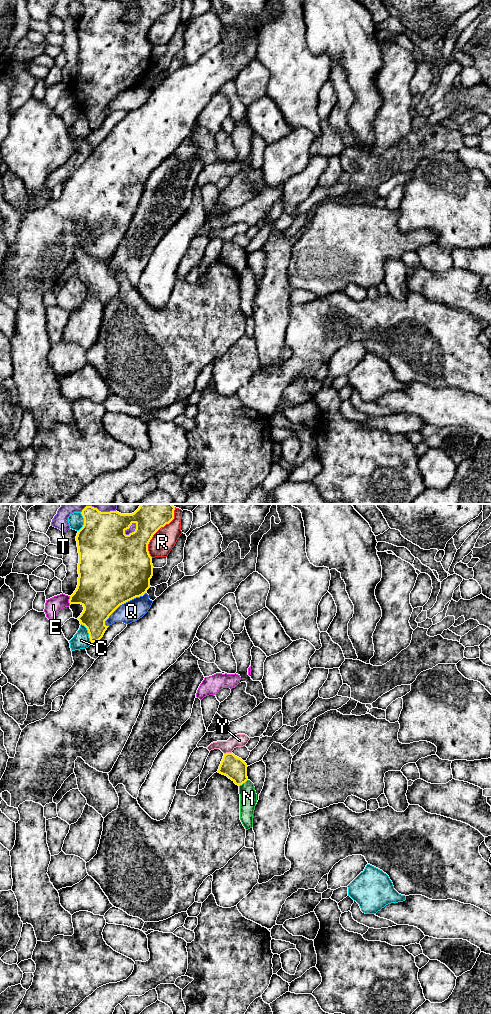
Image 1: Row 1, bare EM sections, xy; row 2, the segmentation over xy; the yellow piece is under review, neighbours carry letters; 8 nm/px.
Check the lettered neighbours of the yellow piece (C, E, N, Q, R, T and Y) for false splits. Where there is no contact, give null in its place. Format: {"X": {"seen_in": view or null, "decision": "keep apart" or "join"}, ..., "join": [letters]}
{"C": {"seen_in": "xy", "decision": "keep apart"}, "E": {"seen_in": "xy", "decision": "keep apart"}, "N": {"seen_in": "xy", "decision": "keep apart"}, "Q": {"seen_in": "xy", "decision": "keep apart"}, "R": {"seen_in": "xy", "decision": "keep apart"}, "T": {"seen_in": "xy", "decision": "keep apart"}, "Y": {"seen_in": "xy", "decision": "keep apart"}, "join": []}

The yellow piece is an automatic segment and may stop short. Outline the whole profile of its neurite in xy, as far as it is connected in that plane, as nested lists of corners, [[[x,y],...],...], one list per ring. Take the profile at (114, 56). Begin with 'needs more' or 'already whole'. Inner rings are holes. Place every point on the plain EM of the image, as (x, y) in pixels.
already whole | [[[81,0],[84,13],[76,24],[79,51],[78,51],[78,73],[70,84],[69,91],[81,92],[83,100],[77,106],[89,121],[91,131],[99,129],[109,114],[105,109],[122,92],[140,85],[150,76],[150,67],[153,64],[152,45],[148,39],[148,32],[153,23],[166,12],[174,7],[174,0],[134,0],[132,2],[121,2],[119,0]],[[135,11],[136,17],[129,23],[125,19]]]

